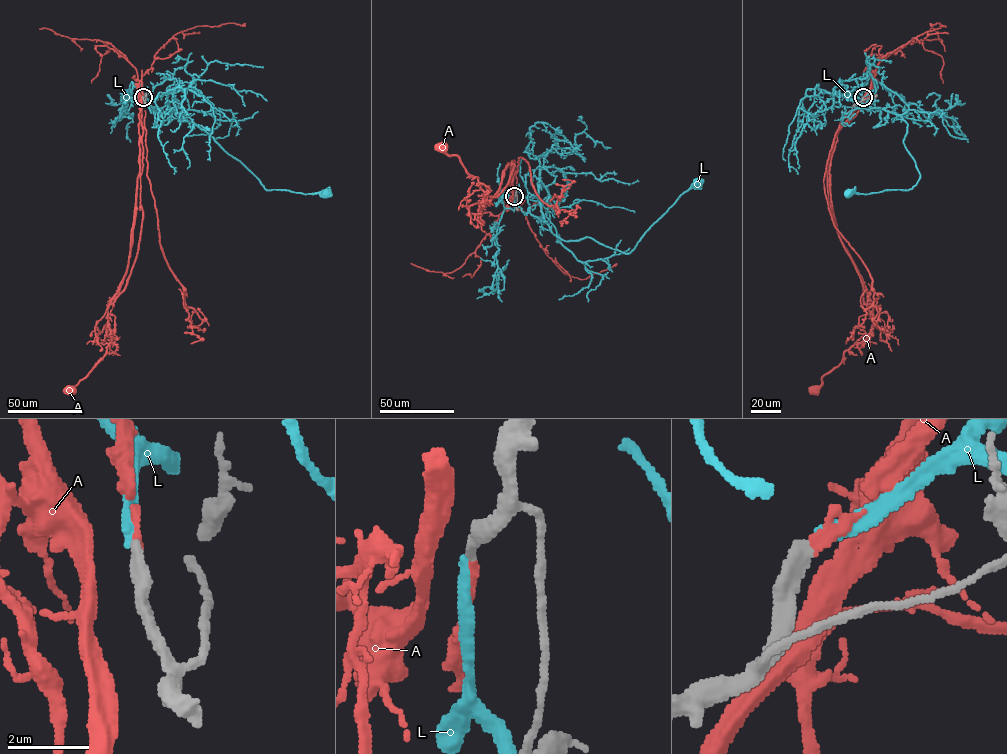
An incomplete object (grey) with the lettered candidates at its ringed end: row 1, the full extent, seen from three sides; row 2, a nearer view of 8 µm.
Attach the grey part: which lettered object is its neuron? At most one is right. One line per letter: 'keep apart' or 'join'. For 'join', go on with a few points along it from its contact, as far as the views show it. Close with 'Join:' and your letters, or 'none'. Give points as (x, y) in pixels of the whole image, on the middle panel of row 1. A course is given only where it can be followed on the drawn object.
A: join; course (514, 197), (511, 205), (509, 163), (497, 191), (479, 207), (484, 191), (478, 179), (443, 149)
L: keep apart
Join: A

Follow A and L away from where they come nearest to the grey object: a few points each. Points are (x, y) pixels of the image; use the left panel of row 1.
A: (143, 97), (140, 81), (139, 173), (127, 268), (107, 310), (113, 342), (72, 391)
L: (143, 97), (149, 101), (156, 126), (166, 124), (176, 112), (207, 133), (267, 190), (327, 193)

